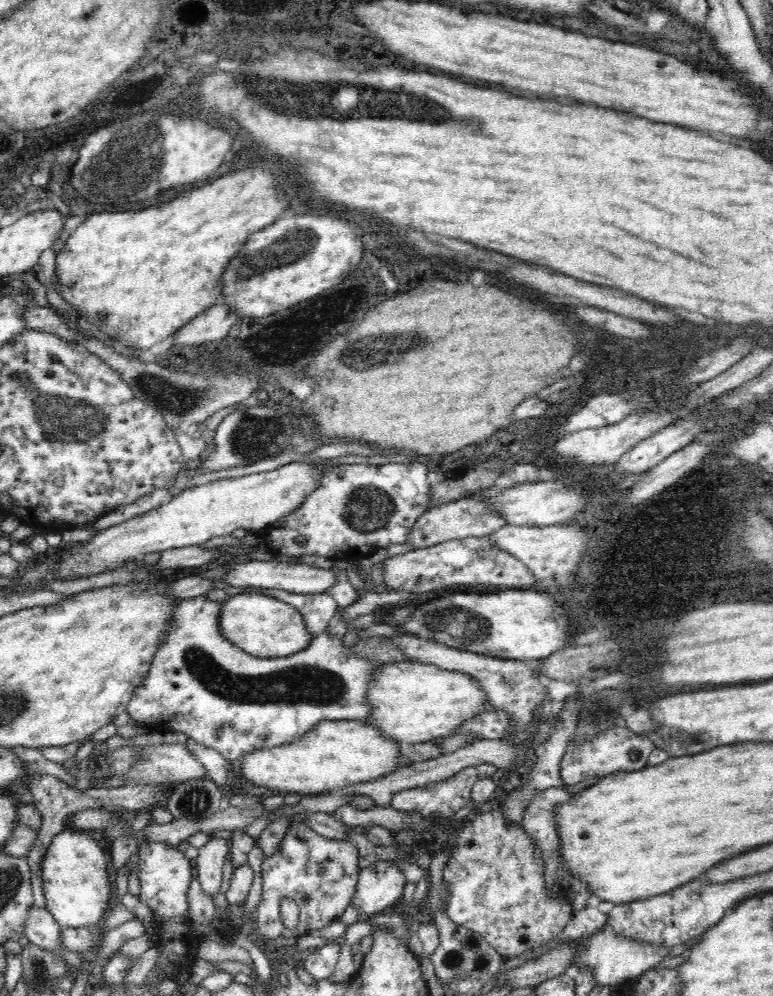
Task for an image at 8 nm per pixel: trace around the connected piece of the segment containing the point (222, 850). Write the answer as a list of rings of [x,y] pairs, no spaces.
[[[209,837],[204,846],[199,848],[195,876],[201,882],[206,897],[212,897],[220,890],[222,866],[229,854],[229,841],[222,837]]]

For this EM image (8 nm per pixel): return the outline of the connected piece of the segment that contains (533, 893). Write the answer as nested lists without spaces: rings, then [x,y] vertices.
[[[482,813],[465,823],[449,845],[452,850],[443,869],[442,883],[449,892],[446,897],[446,911],[452,922],[481,934],[502,955],[504,961],[560,938],[571,919],[573,902],[566,894],[552,895],[552,892],[547,891],[543,877],[545,862],[541,861],[535,840],[527,835],[522,823],[510,826],[502,816]]]

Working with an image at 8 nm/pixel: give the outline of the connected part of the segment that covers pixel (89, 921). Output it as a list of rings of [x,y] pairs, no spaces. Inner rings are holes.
[[[62,829],[49,844],[44,858],[42,868],[41,887],[46,899],[46,909],[53,914],[56,922],[62,926],[60,937],[61,946],[66,950],[84,954],[86,951],[95,949],[98,944],[99,933],[96,931],[101,924],[103,916],[109,909],[110,898],[112,898],[112,886],[108,881],[108,870],[104,850],[96,840],[85,834],[84,830]]]

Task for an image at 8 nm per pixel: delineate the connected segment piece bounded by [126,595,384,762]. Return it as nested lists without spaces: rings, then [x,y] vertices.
[[[205,595],[179,599],[164,644],[156,650],[144,685],[134,690],[126,712],[152,732],[184,732],[196,742],[216,750],[226,761],[236,761],[264,747],[288,744],[303,737],[321,720],[366,721],[371,707],[368,686],[376,668],[382,663],[368,661],[352,653],[352,645],[330,637],[328,628],[318,634],[304,652],[292,656],[268,658],[251,656],[224,639],[220,633],[220,609],[223,602],[206,599]]]

